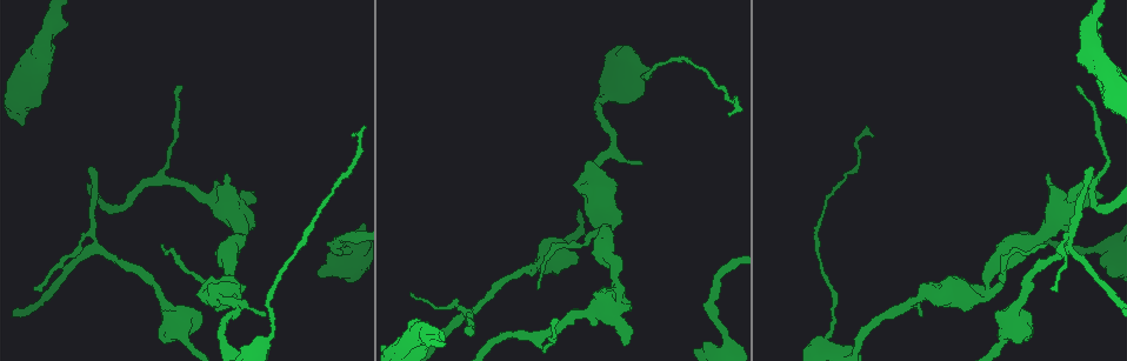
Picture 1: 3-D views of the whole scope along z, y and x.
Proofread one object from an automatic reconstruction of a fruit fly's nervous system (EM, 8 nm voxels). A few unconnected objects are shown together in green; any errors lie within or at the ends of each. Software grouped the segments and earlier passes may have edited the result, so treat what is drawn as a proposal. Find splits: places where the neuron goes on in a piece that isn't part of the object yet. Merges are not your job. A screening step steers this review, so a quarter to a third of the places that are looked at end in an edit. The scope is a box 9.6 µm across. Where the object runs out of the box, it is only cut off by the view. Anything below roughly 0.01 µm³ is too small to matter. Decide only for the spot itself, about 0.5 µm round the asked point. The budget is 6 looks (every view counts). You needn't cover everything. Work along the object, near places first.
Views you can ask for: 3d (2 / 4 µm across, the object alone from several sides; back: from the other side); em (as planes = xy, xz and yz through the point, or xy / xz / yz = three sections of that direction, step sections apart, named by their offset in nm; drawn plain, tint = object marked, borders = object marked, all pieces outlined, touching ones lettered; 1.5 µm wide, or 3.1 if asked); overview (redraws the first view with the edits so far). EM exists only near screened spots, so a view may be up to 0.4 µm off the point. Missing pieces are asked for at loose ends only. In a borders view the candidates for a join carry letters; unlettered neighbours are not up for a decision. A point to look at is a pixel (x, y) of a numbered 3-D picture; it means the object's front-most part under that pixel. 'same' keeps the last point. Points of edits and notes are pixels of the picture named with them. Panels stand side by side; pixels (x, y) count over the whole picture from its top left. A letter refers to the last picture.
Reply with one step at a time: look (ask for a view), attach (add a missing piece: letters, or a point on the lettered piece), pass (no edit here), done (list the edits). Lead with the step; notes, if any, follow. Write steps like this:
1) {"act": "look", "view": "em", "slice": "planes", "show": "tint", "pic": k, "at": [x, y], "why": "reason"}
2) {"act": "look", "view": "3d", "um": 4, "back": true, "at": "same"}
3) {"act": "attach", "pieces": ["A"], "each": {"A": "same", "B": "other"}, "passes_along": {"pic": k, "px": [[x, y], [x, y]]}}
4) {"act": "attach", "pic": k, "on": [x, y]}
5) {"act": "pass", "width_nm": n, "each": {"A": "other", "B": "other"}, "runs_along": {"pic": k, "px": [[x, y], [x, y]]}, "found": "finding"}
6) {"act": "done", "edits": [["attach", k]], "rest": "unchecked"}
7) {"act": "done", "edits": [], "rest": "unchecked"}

{"act": "look", "view": "3d", "um": 4, "pic": 1, "at": [89, 167], "why": "free end"}

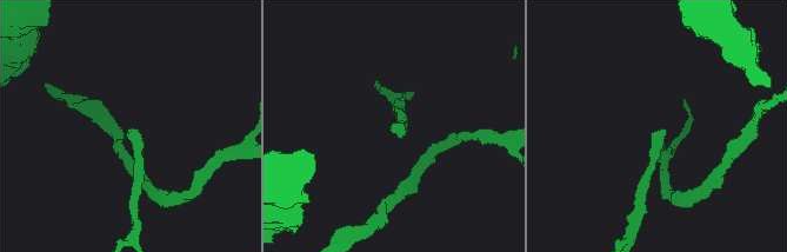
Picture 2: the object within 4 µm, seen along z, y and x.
{"act": "look", "view": "em", "slice": "planes", "show": "borders", "pic": 2, "at": [660, 132]}

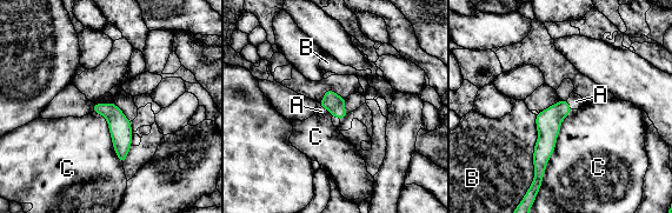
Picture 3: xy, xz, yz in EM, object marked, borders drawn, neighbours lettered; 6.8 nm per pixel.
{"act": "attach", "pieces": ["A"], "each": {"A": "same", "B": "other", "C": "other"}, "passes_along": {"pic": 3, "px": [[549, 121], [569, 105], [576, 101]]}, "found": "the neuron continues"}

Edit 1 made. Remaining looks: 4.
{"act": "look", "view": "overview"}

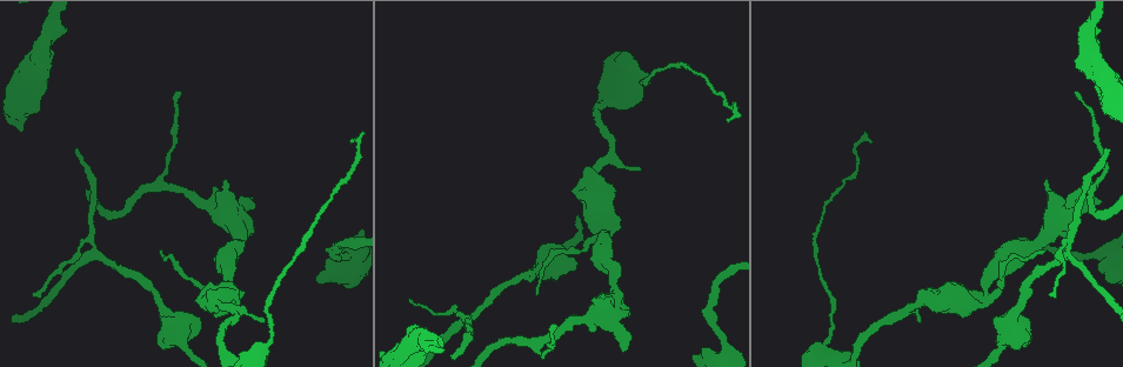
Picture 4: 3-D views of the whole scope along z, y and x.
{"act": "look", "view": "3d", "um": 4, "pic": 4, "at": [441, 346], "why": "free end"}

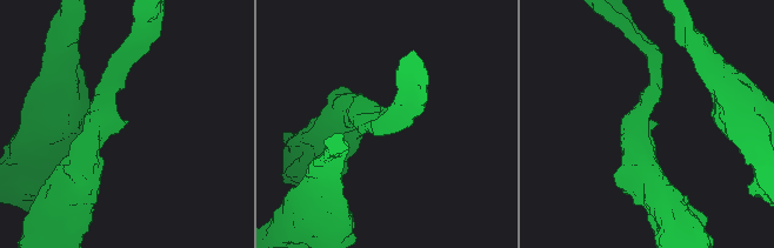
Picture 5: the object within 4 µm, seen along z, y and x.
{"act": "look", "view": "em", "slice": "xy", "step": 4, "show": "borders", "pic": 5, "at": [126, 120], "arm_widths_nm": [200, 360]}

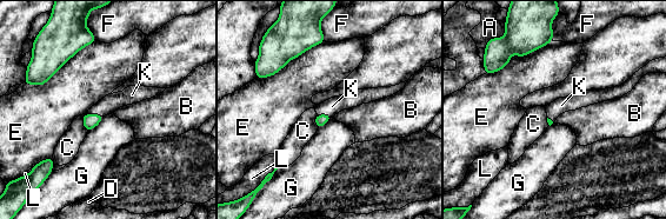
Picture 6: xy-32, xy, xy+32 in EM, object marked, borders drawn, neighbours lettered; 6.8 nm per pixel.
{"act": "attach", "pieces": ["K"], "longest_contact_nm": ["E", 550], "each": {"A": "other", "B": "other", "C": "other", "D": "other", "E": "other", "F": "other", "G": "other", "K": "same", "L": "other"}, "found": "it goes on there"}

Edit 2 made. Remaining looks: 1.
{"act": "done", "edits": [["attach", 3], ["attach", 6]], "rest": "unchecked"}

